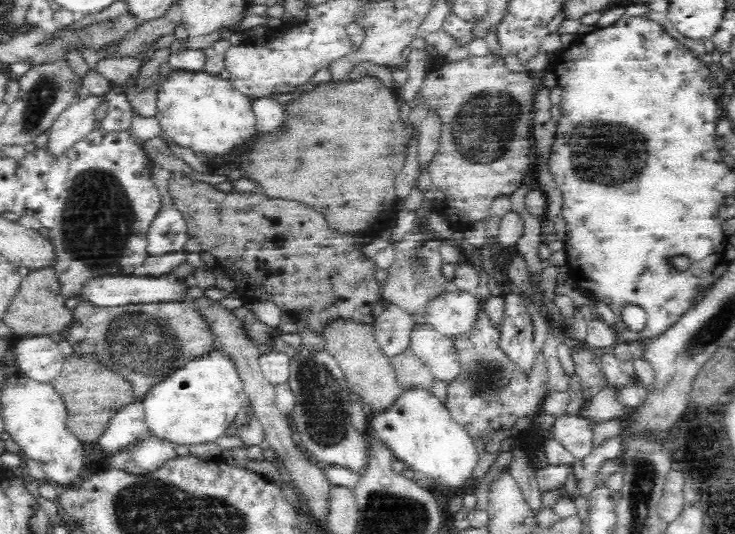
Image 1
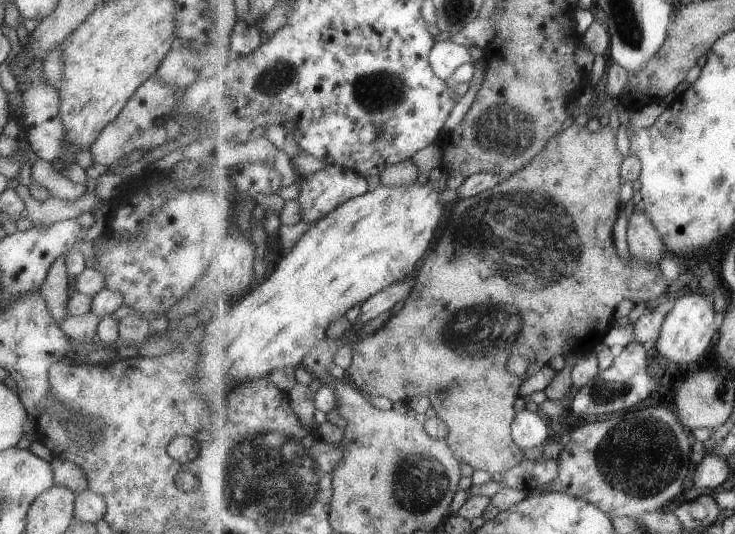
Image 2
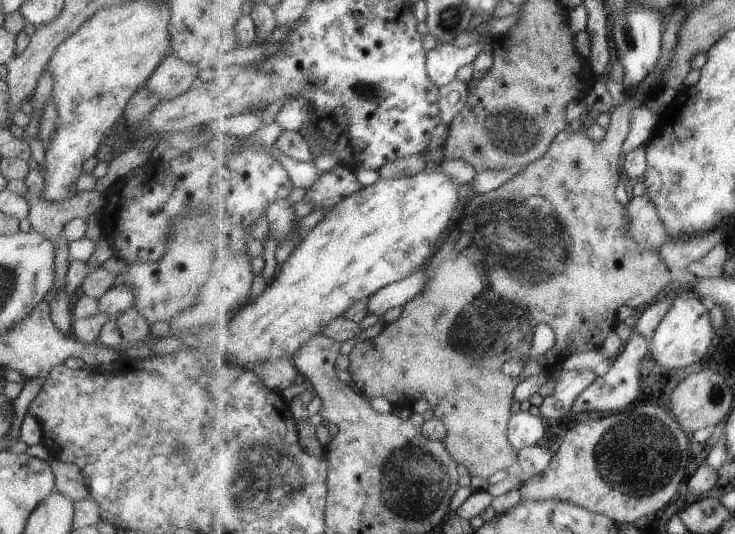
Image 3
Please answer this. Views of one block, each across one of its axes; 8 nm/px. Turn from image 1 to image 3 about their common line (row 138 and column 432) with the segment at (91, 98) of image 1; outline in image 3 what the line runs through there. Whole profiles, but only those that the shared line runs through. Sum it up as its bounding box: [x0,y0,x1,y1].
[428,43,482,88]

